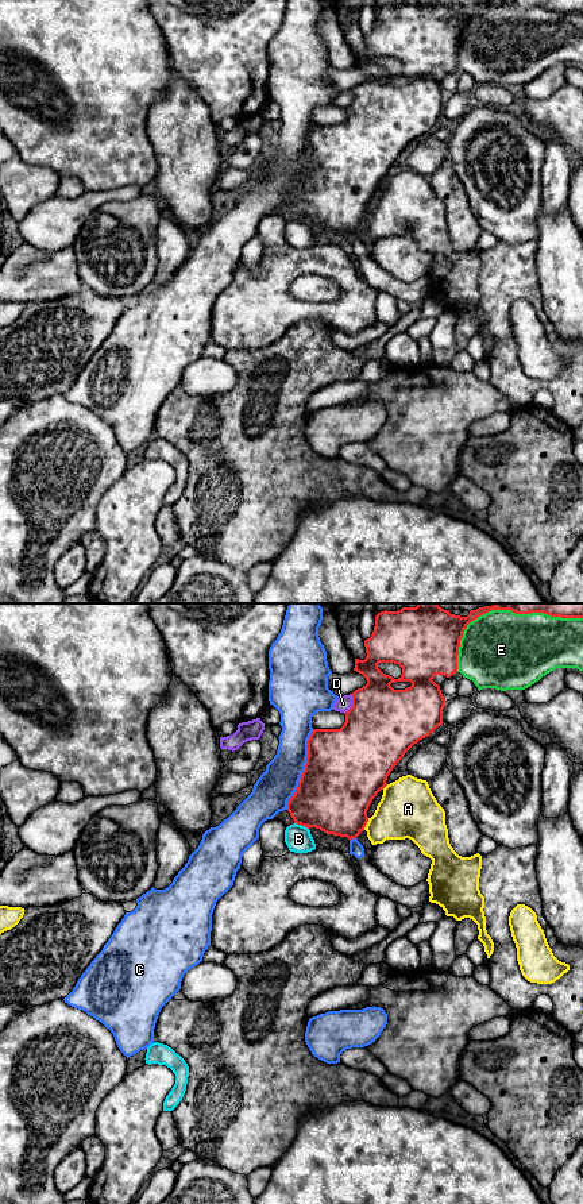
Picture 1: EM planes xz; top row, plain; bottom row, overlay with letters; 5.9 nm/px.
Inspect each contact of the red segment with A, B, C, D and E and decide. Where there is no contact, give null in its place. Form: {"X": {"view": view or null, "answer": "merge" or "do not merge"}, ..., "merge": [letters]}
{"A": {"view": "xz", "answer": "do not merge"}, "B": {"view": "xz", "answer": "do not merge"}, "C": {"view": "xz", "answer": "do not merge"}, "D": {"view": "xz", "answer": "do not merge"}, "E": {"view": "xz", "answer": "do not merge"}, "merge": []}

